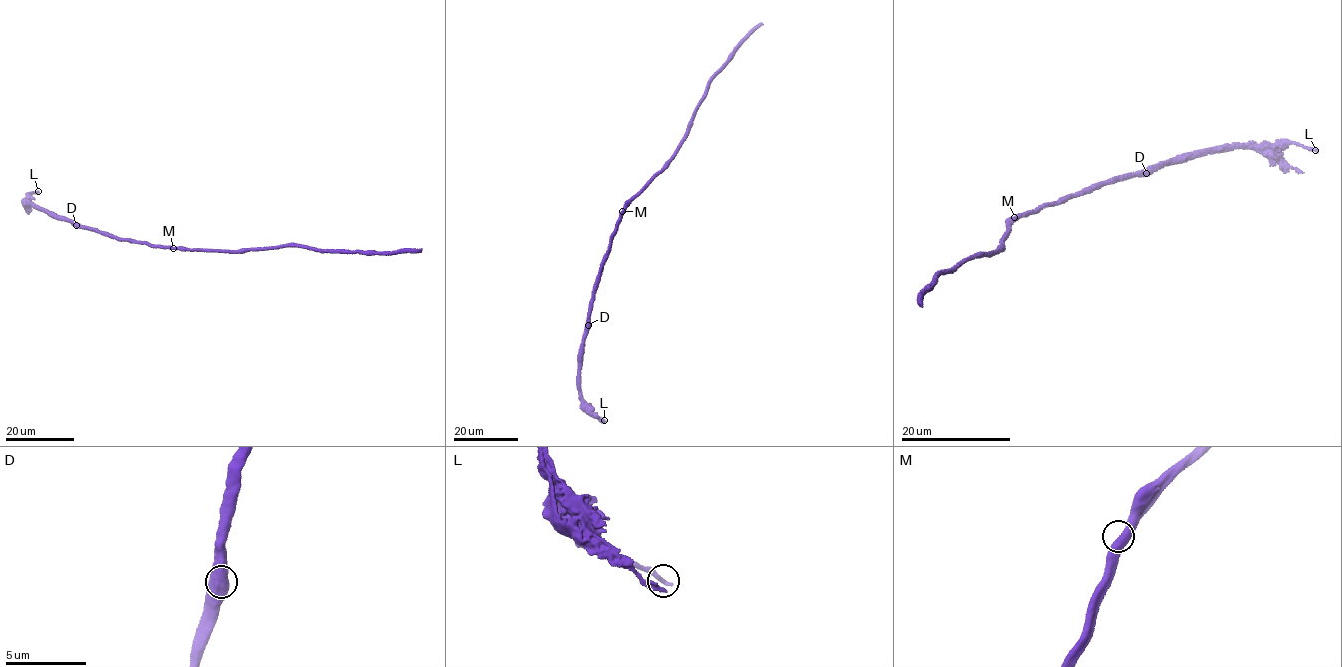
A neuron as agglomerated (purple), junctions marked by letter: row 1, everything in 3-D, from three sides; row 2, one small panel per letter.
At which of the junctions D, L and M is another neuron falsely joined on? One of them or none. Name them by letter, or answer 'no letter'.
no letter

